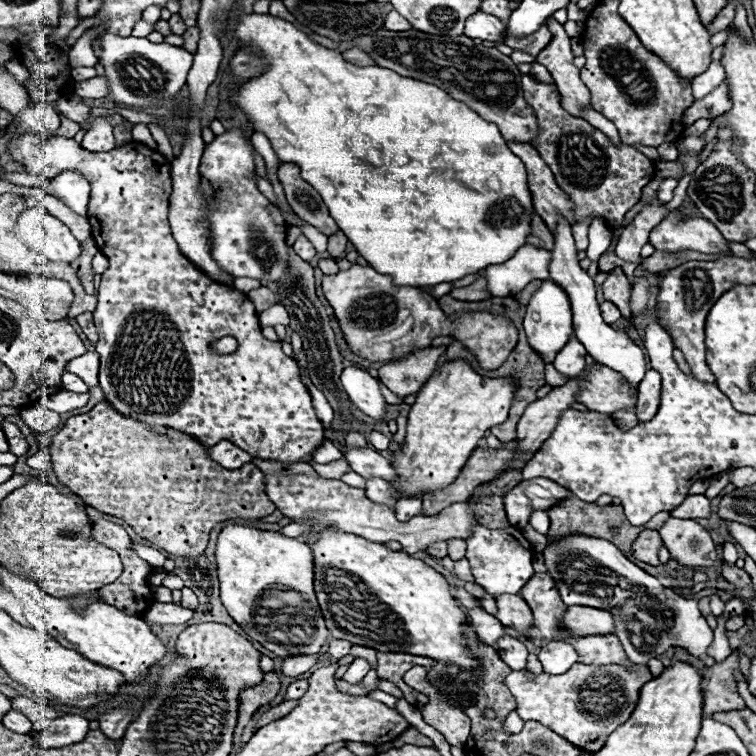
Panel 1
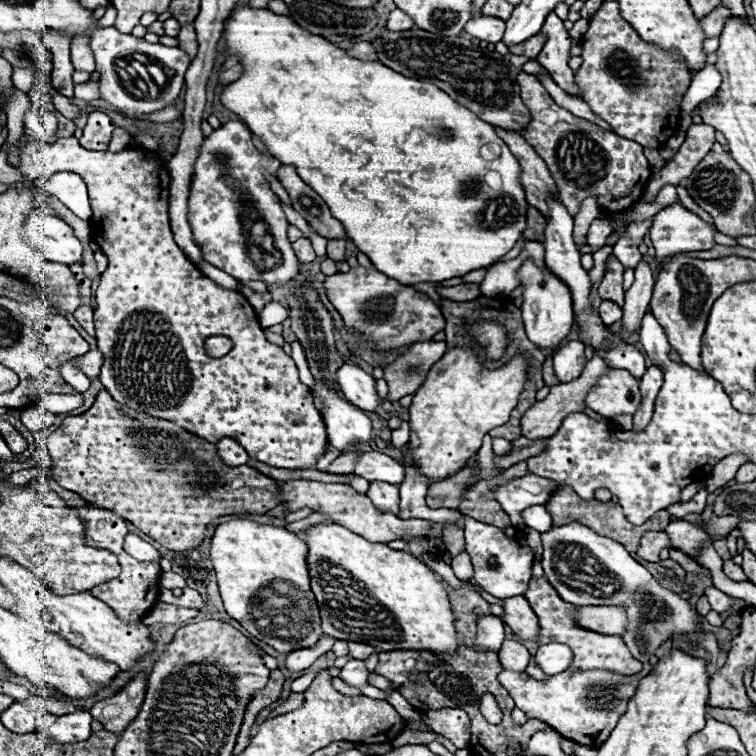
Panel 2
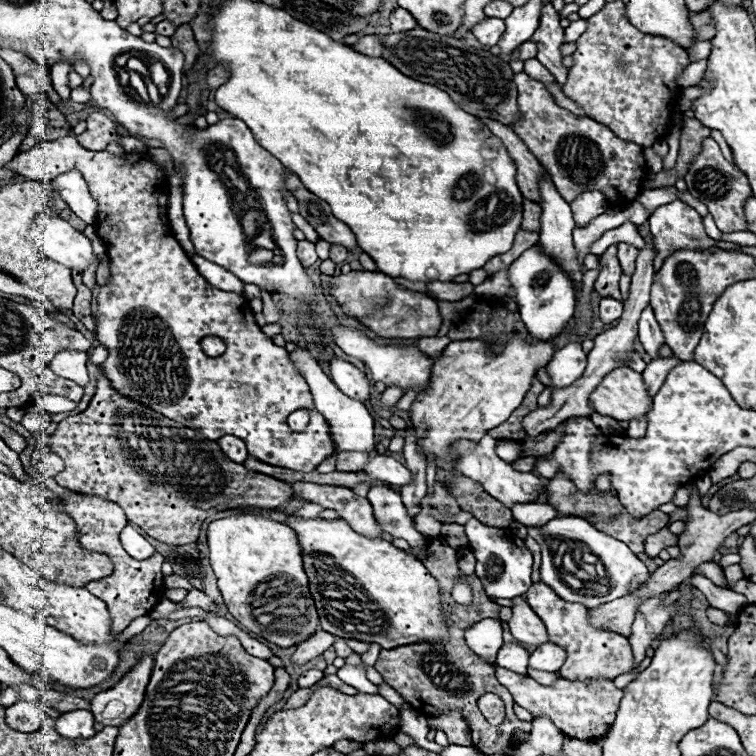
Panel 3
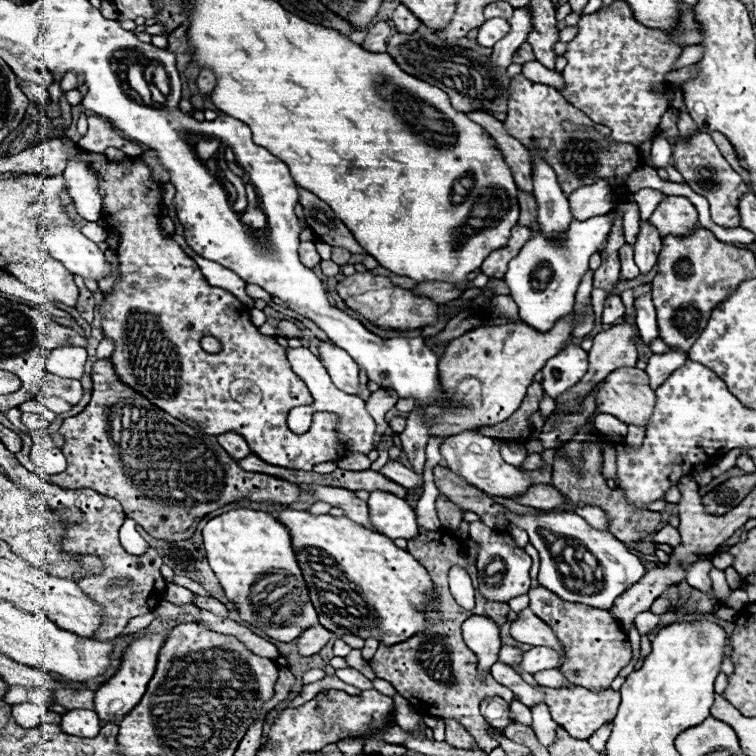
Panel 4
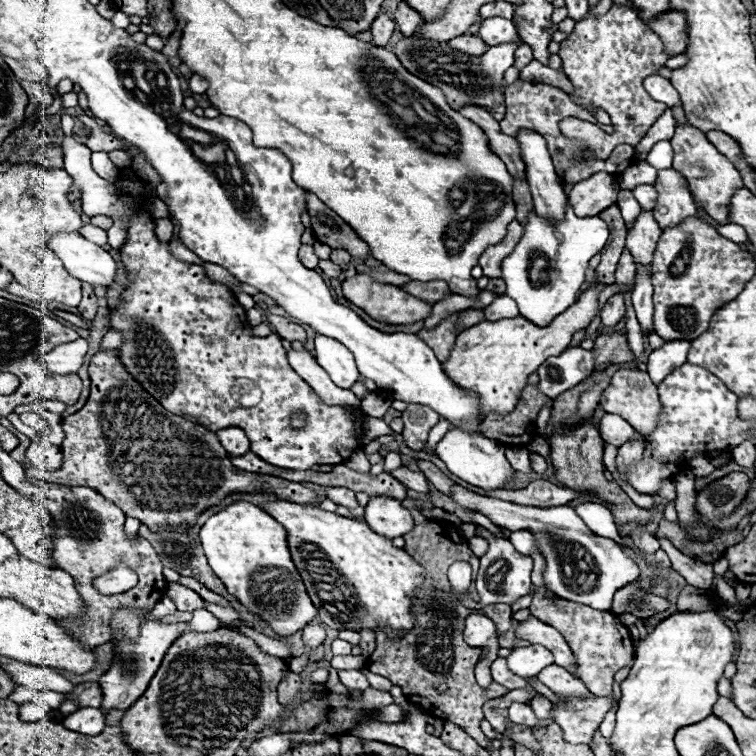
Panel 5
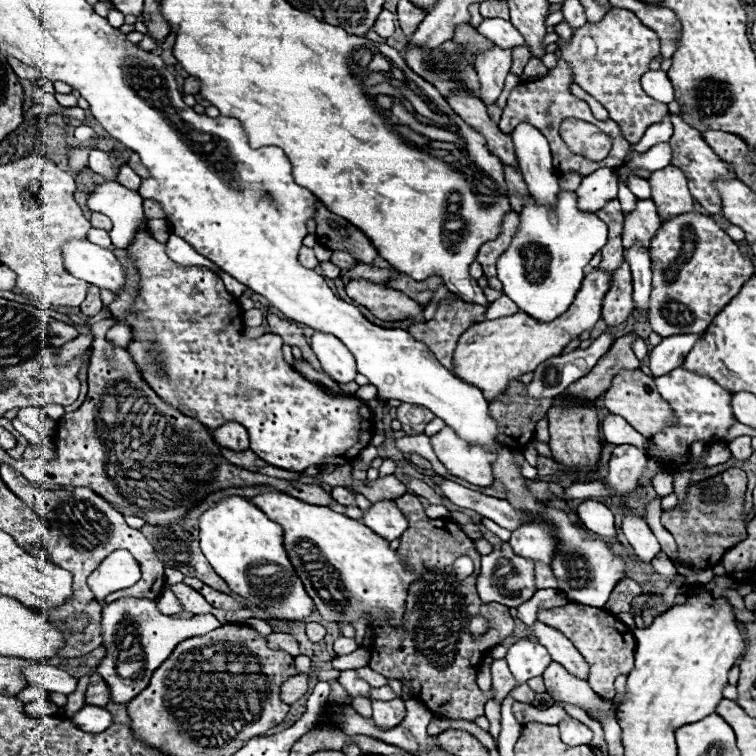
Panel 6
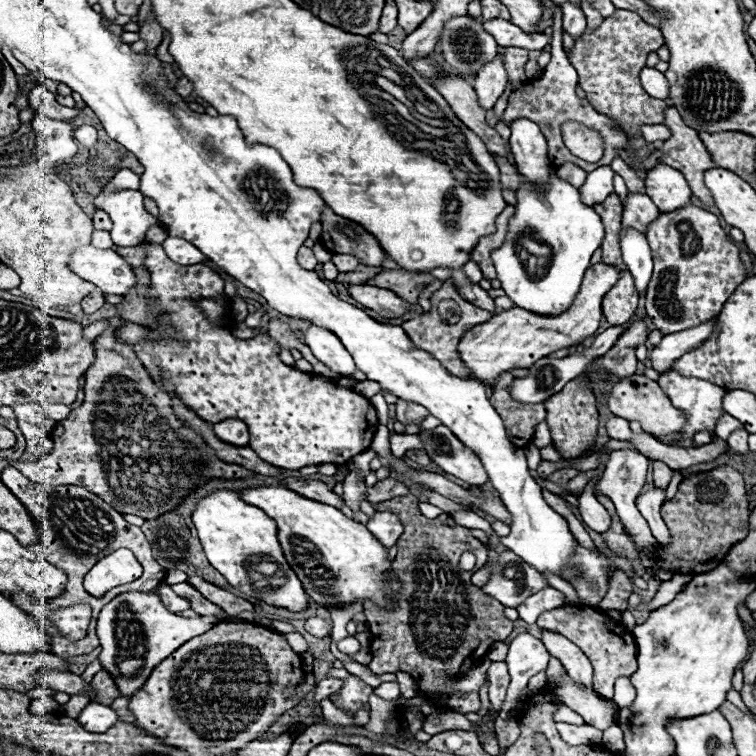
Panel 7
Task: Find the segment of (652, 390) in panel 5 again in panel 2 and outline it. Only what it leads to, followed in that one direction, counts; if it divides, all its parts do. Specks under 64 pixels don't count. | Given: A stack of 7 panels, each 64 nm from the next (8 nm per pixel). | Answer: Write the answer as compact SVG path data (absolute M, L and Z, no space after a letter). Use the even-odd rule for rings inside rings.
M610 368L586 394L586 406L604 418L634 414L640 404L640 380L630 372Z

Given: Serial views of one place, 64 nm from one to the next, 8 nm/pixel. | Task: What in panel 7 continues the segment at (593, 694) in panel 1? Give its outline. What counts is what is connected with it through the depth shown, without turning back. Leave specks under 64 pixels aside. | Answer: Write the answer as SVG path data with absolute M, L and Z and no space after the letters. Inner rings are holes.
M492 662L488 668L488 680L490 680L490 702L494 710L500 710L508 684L510 684L510 674L504 662ZM557 723L556 728L560 736L562 736L562 740L568 742L568 744L572 744L572 746L592 744L594 740L600 742L600 738L602 738L600 730L596 730L596 728L592 728L588 724L576 726L567 723Z

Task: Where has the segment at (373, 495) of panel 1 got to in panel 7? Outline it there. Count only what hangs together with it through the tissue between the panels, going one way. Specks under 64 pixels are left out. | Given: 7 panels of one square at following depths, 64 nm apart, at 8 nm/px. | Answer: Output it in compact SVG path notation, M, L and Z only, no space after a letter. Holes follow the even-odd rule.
M374 512L374 516L368 520L368 530L386 546L394 546L396 540L400 538L404 526L400 522L400 518L392 512Z

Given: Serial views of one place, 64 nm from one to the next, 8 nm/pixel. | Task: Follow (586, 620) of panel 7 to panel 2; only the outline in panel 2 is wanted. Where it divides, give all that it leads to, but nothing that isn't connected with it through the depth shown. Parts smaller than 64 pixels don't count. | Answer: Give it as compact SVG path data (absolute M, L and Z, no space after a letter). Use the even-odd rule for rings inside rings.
M532 578L528 584L528 592L524 592L524 598L530 602L532 610L538 616L540 622L540 640L538 644L544 642L562 642L568 644L574 652L574 660L570 664L570 670L614 670L618 674L636 674L642 670L642 664L638 660L632 658L632 654L628 652L622 636L608 636L608 634L598 634L598 632L588 632L582 630L580 626L576 626L574 622L574 610L576 606L566 604L558 592L552 588L552 584L548 584L546 578Z

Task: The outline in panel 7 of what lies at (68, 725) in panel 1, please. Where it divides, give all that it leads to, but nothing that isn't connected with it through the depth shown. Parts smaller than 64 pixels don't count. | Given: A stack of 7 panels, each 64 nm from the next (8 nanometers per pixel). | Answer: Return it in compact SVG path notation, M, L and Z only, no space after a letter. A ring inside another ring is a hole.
M90 702L78 716L78 722L88 730L88 732L106 732L110 726L118 722L118 714L104 704Z

